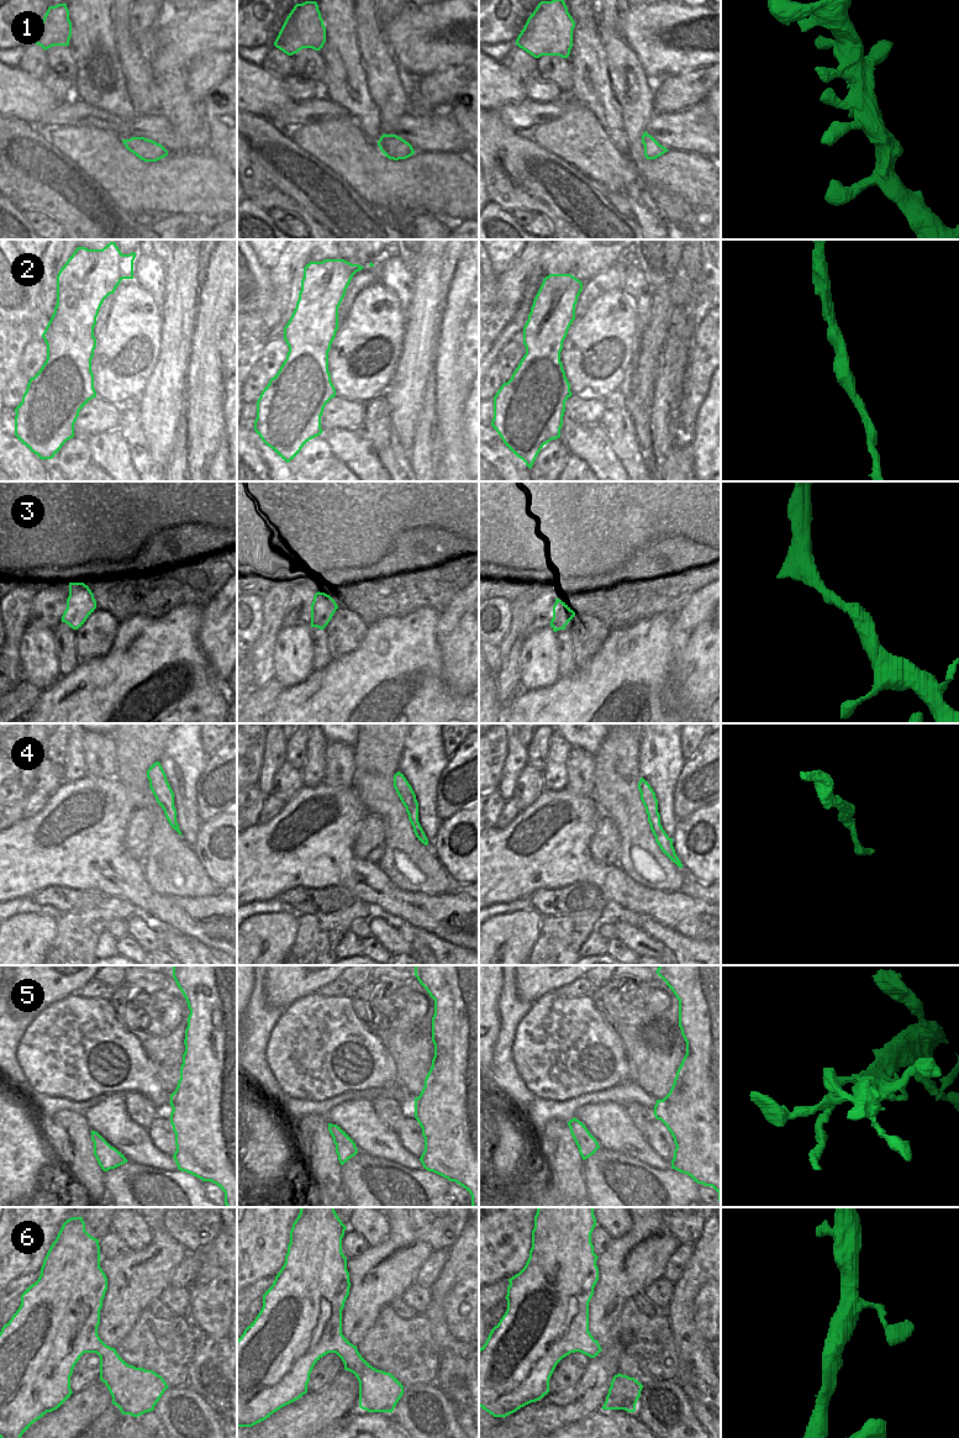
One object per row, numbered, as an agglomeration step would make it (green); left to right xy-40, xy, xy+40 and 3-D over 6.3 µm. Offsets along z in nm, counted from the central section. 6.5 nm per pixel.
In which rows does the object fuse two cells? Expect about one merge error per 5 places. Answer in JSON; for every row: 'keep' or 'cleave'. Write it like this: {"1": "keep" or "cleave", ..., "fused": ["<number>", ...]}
{"1": "keep", "2": "keep", "3": "keep", "4": "keep", "5": "cleave", "6": "keep", "fused": ["5"]}

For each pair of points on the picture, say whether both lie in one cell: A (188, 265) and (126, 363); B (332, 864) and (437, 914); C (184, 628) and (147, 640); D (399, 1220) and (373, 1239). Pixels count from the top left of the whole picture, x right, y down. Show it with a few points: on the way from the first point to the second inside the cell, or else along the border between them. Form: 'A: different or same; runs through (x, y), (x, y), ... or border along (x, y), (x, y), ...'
A: different; border along (161, 304), (162, 326), (159, 340)
B: same; runs through (358, 870), (365, 874), (395, 902), (411, 907)
C: same; runs through (175, 635), (170, 640), (156, 640)
D: different; border along (389, 1220), (389, 1236), (381, 1243), (369, 1247)

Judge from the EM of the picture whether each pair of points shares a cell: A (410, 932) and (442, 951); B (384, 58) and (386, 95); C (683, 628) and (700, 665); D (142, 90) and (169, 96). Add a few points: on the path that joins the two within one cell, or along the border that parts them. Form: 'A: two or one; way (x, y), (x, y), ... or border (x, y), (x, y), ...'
A: one; way (417, 933), (435, 944)
B: one; way (384, 67), (386, 87)
C: one; way (689, 637), (700, 648), (700, 657)
D: two; border (151, 66), (157, 89), (158, 114)

